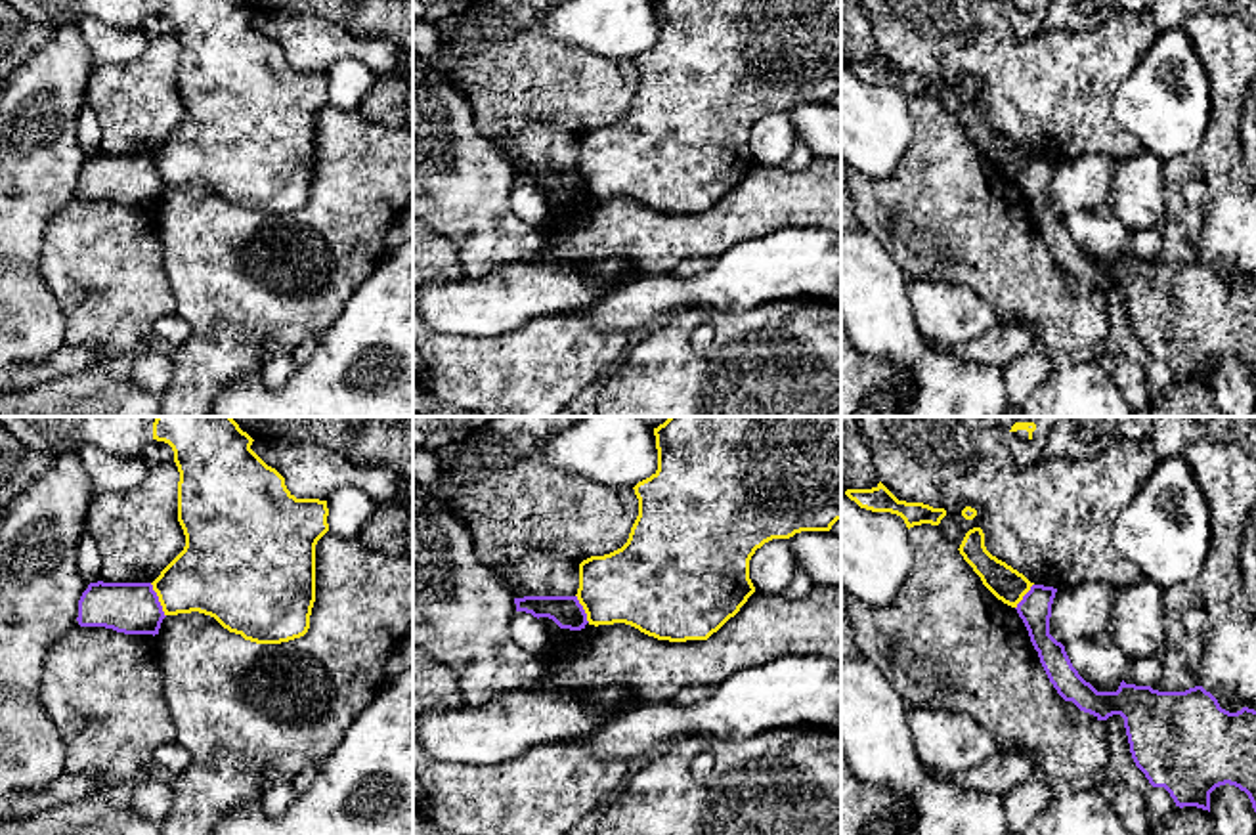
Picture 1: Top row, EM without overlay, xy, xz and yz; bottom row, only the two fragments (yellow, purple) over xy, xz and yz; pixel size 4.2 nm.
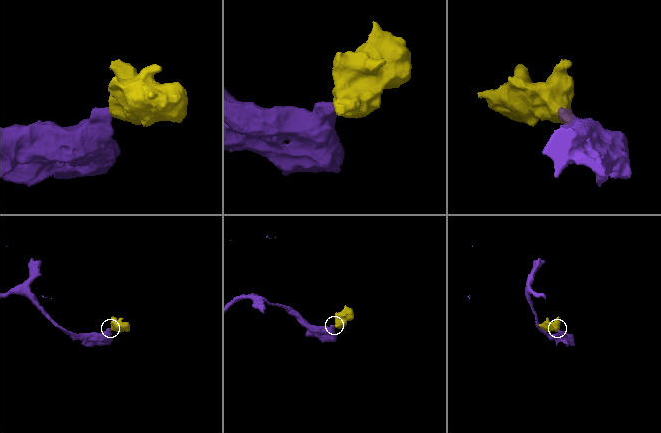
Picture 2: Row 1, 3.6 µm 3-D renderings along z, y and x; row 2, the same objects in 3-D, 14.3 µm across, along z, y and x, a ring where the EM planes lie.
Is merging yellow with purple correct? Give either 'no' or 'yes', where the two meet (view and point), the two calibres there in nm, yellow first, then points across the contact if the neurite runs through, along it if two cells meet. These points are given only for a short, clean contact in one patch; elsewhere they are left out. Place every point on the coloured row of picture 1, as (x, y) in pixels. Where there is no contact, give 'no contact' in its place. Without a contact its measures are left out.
no; meets yellow in xy at (159, 600); 320 nm thick on the yellow side, 220 nm on the other; border along xy (150, 583), (165, 616)

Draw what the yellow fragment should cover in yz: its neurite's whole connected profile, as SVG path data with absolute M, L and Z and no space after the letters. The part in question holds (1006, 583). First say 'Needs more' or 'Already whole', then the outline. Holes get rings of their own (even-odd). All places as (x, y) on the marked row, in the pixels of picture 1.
Already whole. M973 527L965 533L960 554L981 577L983 585L1004 604L1017 608L1023 596L1030 590L1030 583L1023 573L992 556L985 546L985 533Z

